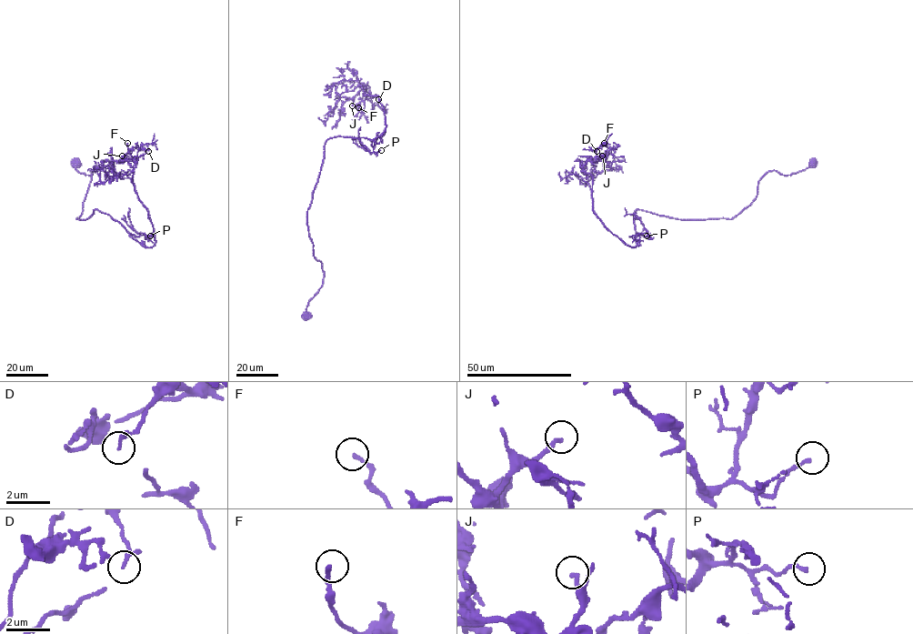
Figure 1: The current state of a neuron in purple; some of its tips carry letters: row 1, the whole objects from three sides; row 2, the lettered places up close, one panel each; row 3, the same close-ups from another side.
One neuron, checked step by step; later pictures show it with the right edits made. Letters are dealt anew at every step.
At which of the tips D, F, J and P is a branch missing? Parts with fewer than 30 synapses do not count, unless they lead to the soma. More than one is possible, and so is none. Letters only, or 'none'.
J

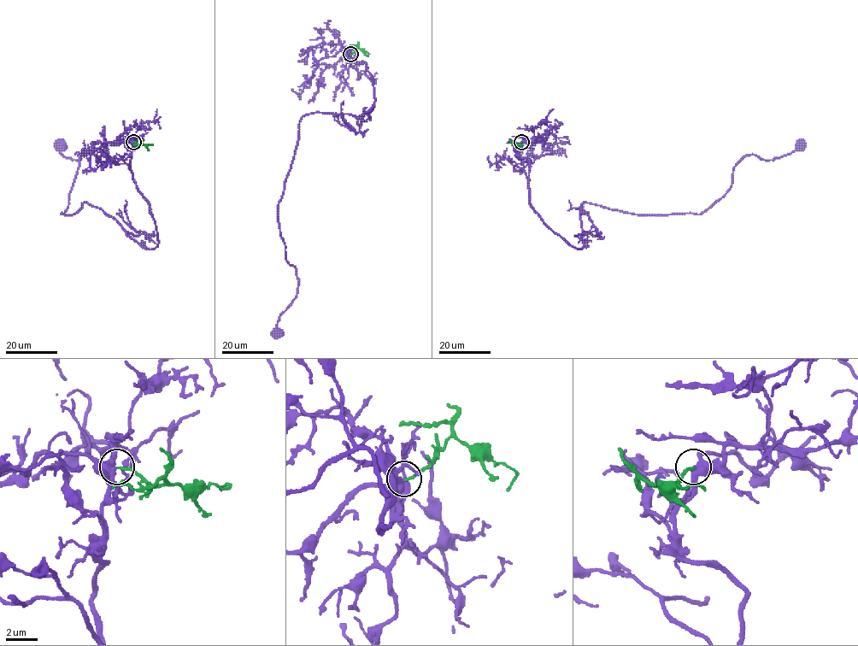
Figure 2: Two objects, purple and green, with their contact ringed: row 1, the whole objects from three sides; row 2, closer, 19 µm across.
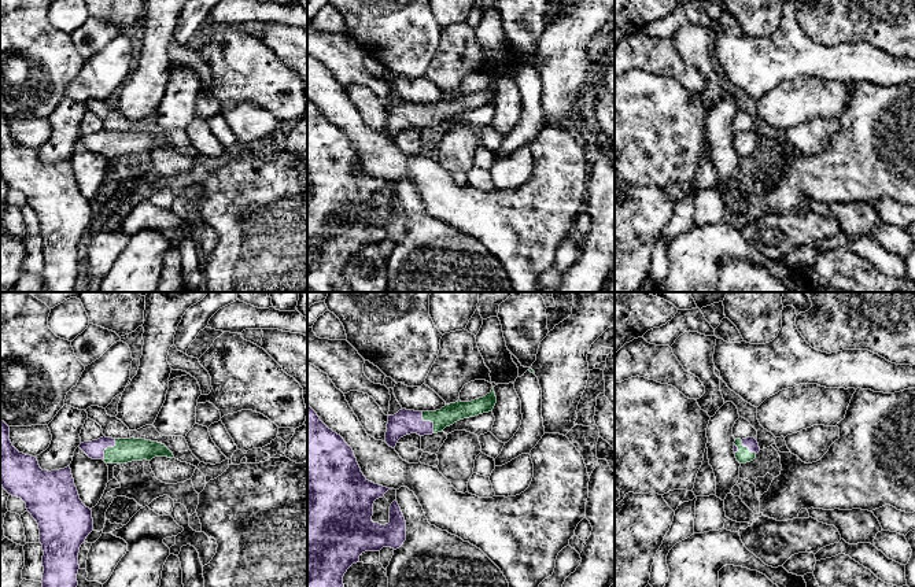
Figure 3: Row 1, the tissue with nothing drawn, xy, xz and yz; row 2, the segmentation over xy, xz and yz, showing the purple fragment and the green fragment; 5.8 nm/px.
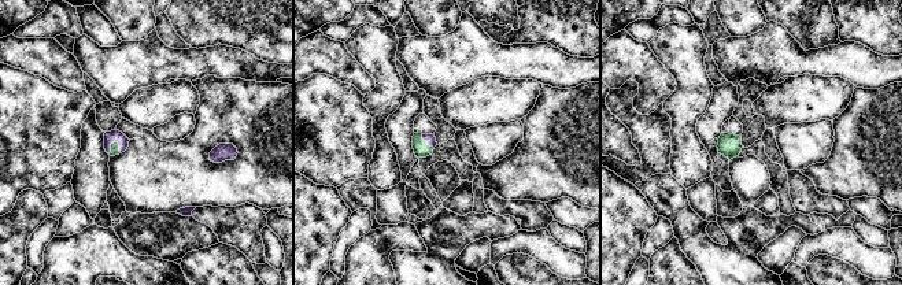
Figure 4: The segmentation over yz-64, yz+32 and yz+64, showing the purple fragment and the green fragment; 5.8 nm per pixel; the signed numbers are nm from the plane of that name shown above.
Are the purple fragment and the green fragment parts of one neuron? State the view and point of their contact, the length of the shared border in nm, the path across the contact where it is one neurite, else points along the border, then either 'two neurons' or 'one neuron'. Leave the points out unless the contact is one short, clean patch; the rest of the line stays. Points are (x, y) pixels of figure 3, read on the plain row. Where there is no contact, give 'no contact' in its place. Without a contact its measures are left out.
contact xz (428, 114); length 150 nm; way xz (403, 115), (428, 114), (436, 114), (452, 106); one neuron

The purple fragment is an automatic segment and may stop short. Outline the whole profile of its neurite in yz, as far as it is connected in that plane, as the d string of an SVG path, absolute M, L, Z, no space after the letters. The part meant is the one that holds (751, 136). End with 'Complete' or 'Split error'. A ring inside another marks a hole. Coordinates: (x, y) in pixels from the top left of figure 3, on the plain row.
M754 130L735 132L734 134L734 147L739 156L750 155L756 151L756 147L760 144L759 136Z. Split error

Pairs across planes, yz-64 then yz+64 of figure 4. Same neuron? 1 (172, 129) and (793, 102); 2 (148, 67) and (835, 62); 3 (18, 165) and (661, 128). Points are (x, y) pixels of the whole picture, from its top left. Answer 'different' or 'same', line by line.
1: different
2: same
3: same

